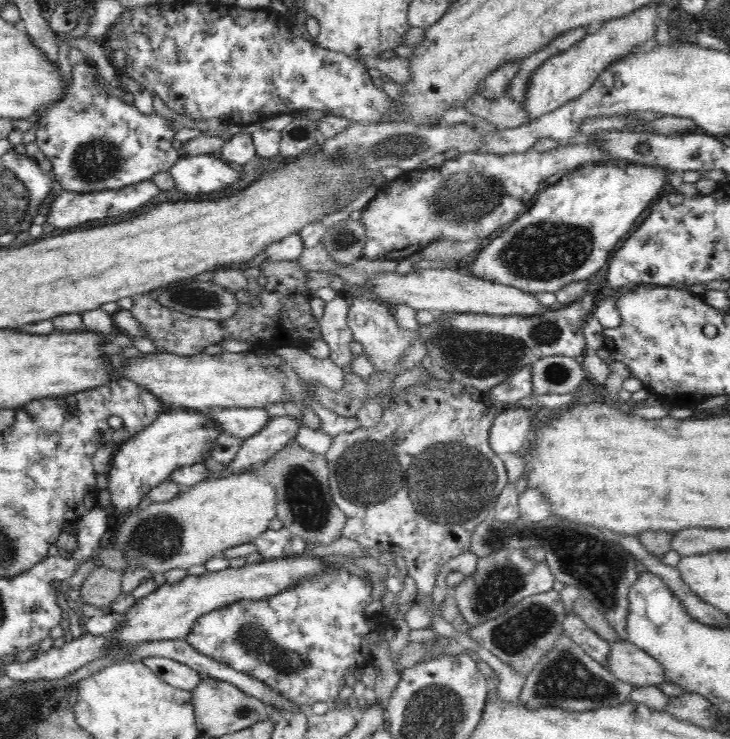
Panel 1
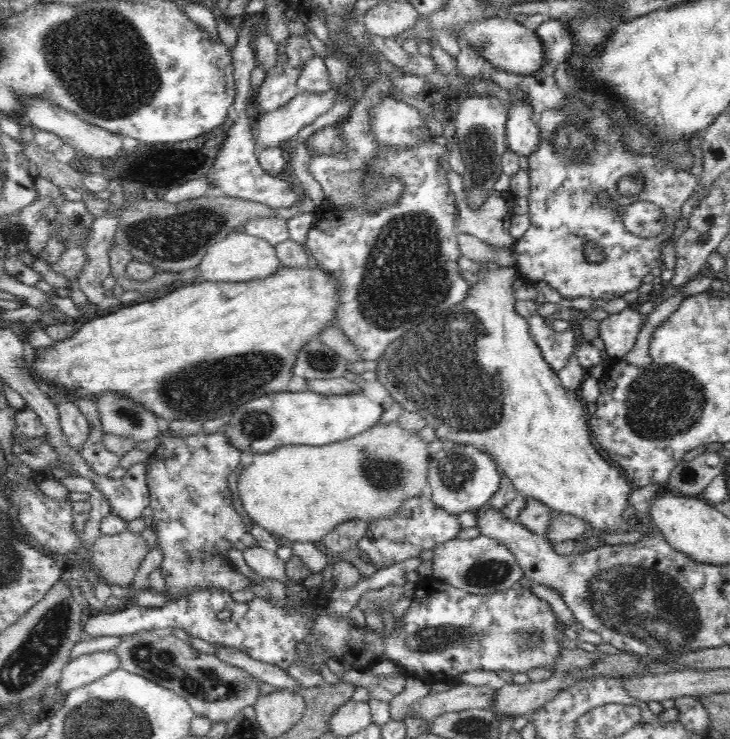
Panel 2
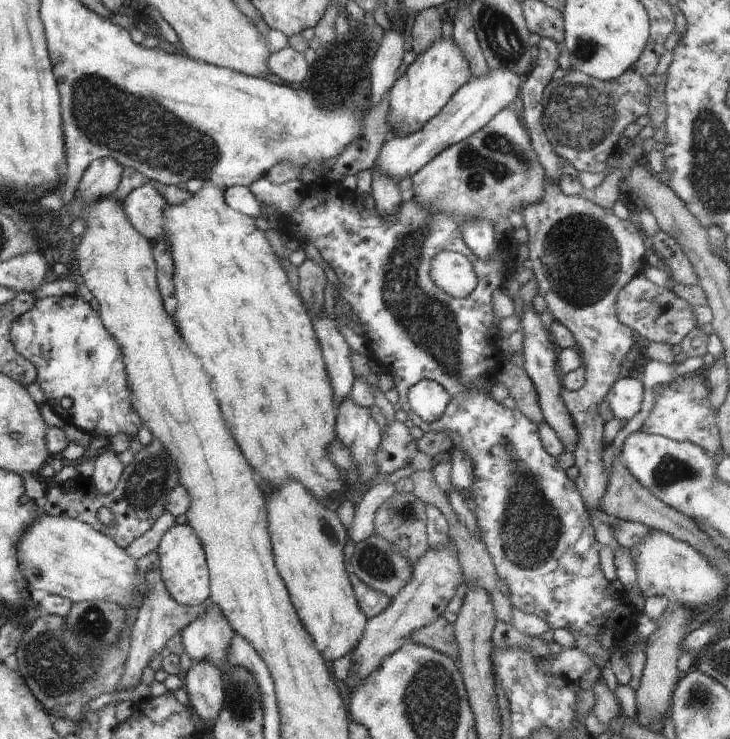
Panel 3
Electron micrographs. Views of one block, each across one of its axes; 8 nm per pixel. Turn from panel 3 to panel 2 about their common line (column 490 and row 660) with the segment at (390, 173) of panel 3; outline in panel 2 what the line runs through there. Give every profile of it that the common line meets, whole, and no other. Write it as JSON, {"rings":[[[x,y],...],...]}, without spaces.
{"rings":[[[91,652],[72,659],[61,672],[57,690],[66,695],[70,690],[86,686],[119,668],[119,658],[112,652]]]}

